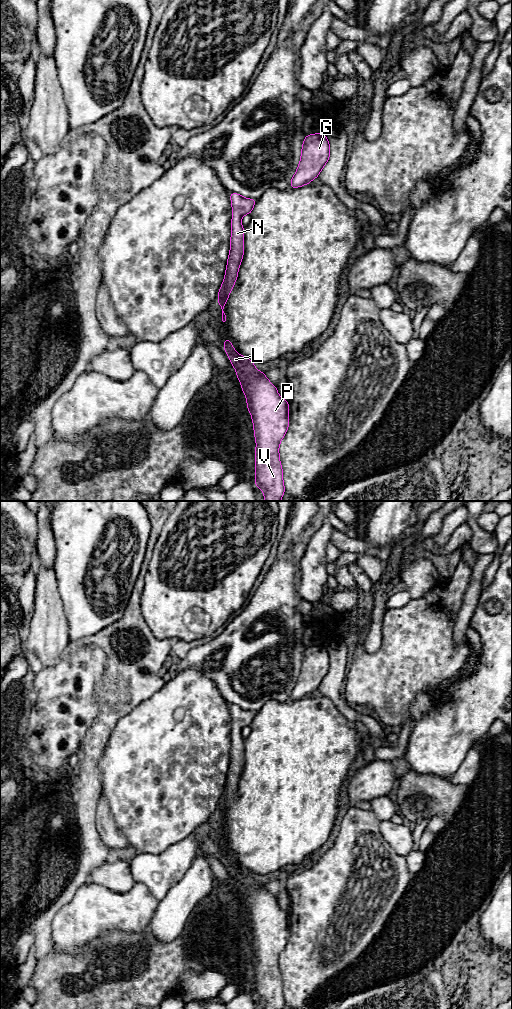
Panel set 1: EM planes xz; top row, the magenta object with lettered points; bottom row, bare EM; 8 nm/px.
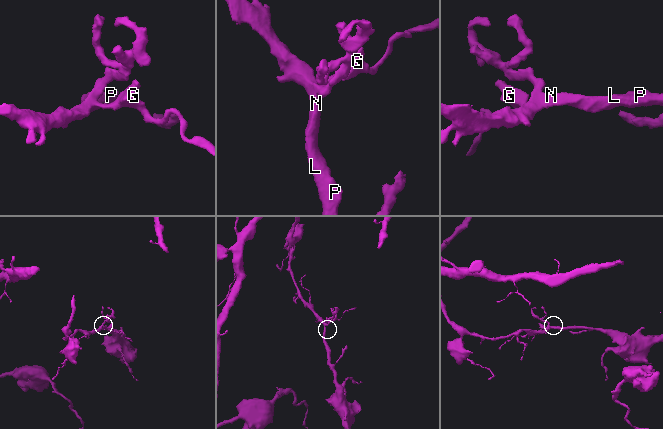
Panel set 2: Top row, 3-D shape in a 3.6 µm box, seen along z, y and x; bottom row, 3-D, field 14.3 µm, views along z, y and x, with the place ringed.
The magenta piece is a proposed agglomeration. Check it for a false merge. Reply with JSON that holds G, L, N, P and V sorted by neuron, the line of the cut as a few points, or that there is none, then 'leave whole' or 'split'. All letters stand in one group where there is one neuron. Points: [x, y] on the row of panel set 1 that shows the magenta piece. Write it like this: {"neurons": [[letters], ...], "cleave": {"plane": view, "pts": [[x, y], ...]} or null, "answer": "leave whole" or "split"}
{"neurons": [["G", "L", "N", "P", "V"]], "cleave": null, "answer": "leave whole"}

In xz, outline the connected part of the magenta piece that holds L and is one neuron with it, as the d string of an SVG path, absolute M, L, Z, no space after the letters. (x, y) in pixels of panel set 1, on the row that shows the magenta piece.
M228 338L224 340L223 348L236 369L236 375L246 396L247 409L253 421L256 440L255 485L264 492L264 501L281 501L285 487L279 445L289 426L289 403L279 396L277 388L266 378L265 373L255 368L253 361L236 352Z

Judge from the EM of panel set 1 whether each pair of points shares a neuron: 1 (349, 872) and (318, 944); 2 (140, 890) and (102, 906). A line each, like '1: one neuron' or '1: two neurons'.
1: one neuron
2: one neuron

